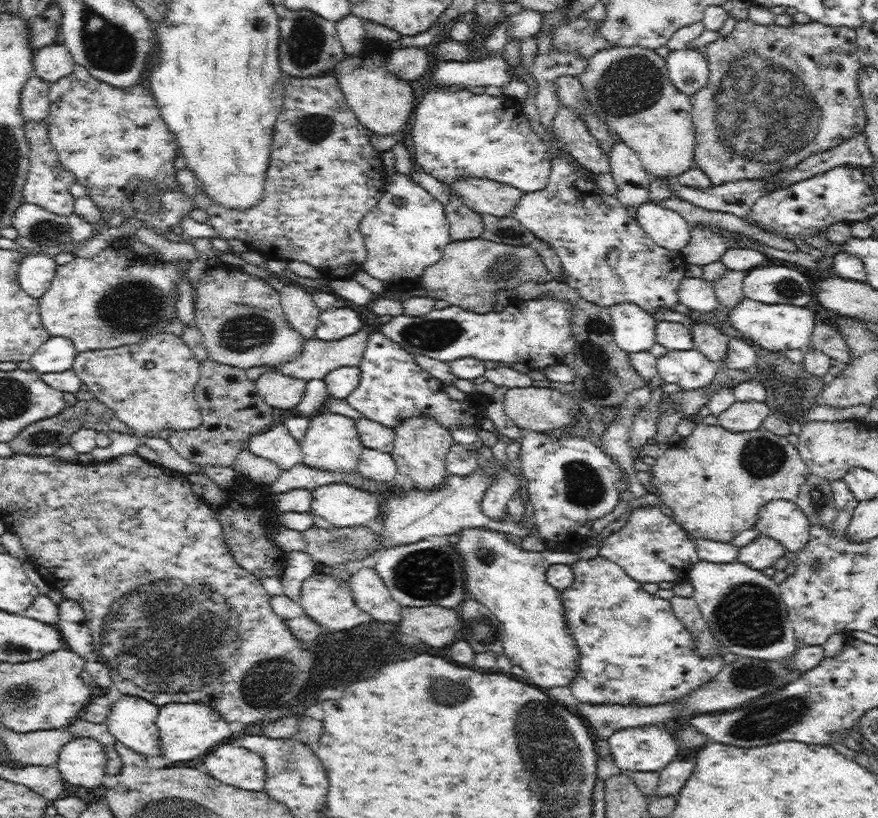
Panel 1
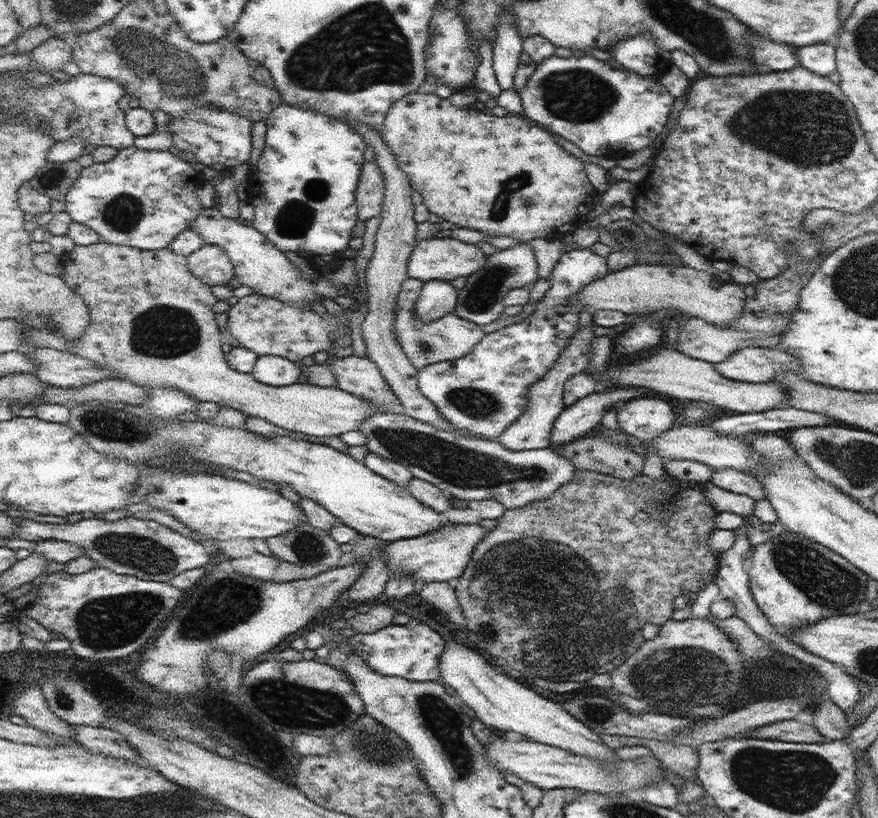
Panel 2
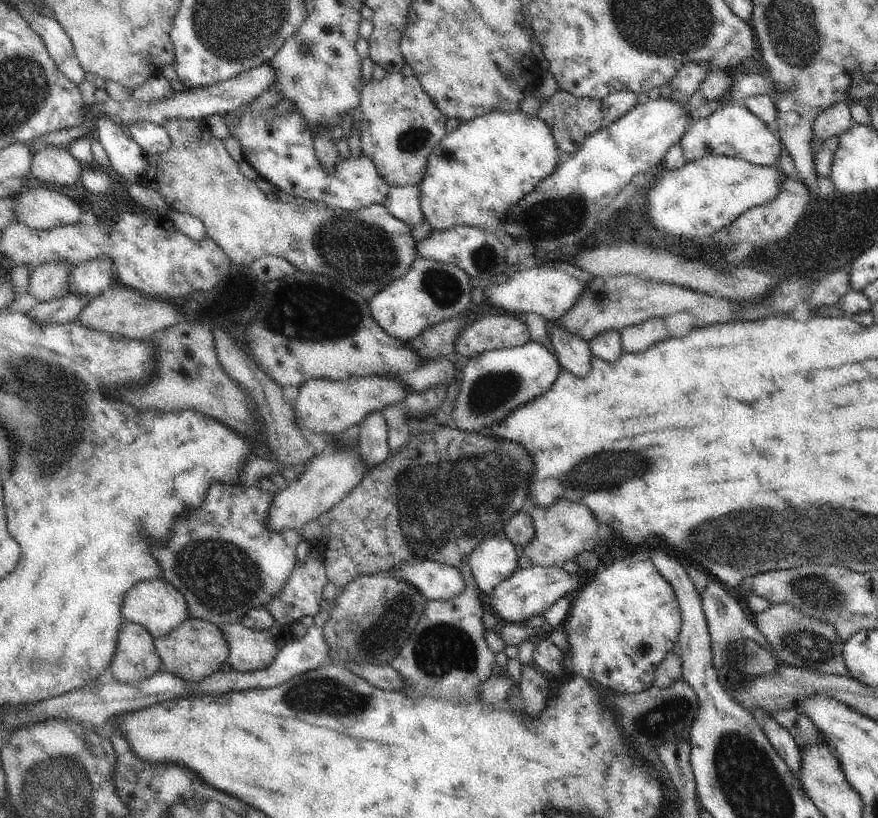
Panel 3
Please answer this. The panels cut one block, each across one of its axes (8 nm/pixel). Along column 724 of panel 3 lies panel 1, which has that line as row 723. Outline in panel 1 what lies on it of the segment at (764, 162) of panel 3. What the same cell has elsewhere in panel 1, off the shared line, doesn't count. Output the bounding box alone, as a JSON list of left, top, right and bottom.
[106,696,162,758]

